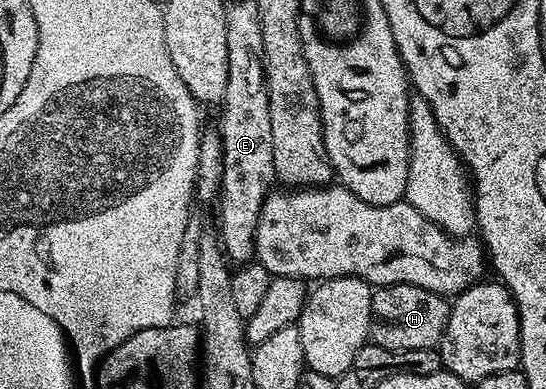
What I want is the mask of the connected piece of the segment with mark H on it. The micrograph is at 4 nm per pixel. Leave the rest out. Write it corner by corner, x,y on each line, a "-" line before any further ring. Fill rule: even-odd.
415,284
376,287
371,300
371,324
369,325
372,345
395,352
438,349
443,332
447,328
450,305
448,297
427,292
427,288
419,288

